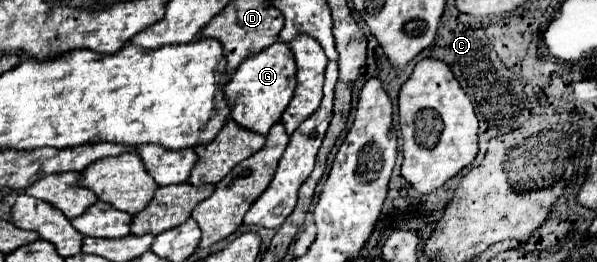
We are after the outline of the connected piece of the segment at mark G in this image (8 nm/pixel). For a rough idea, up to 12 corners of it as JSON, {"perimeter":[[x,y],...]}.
{"perimeter":[[276,42],[226,84],[232,120],[266,136],[296,88],[294,56]]}

